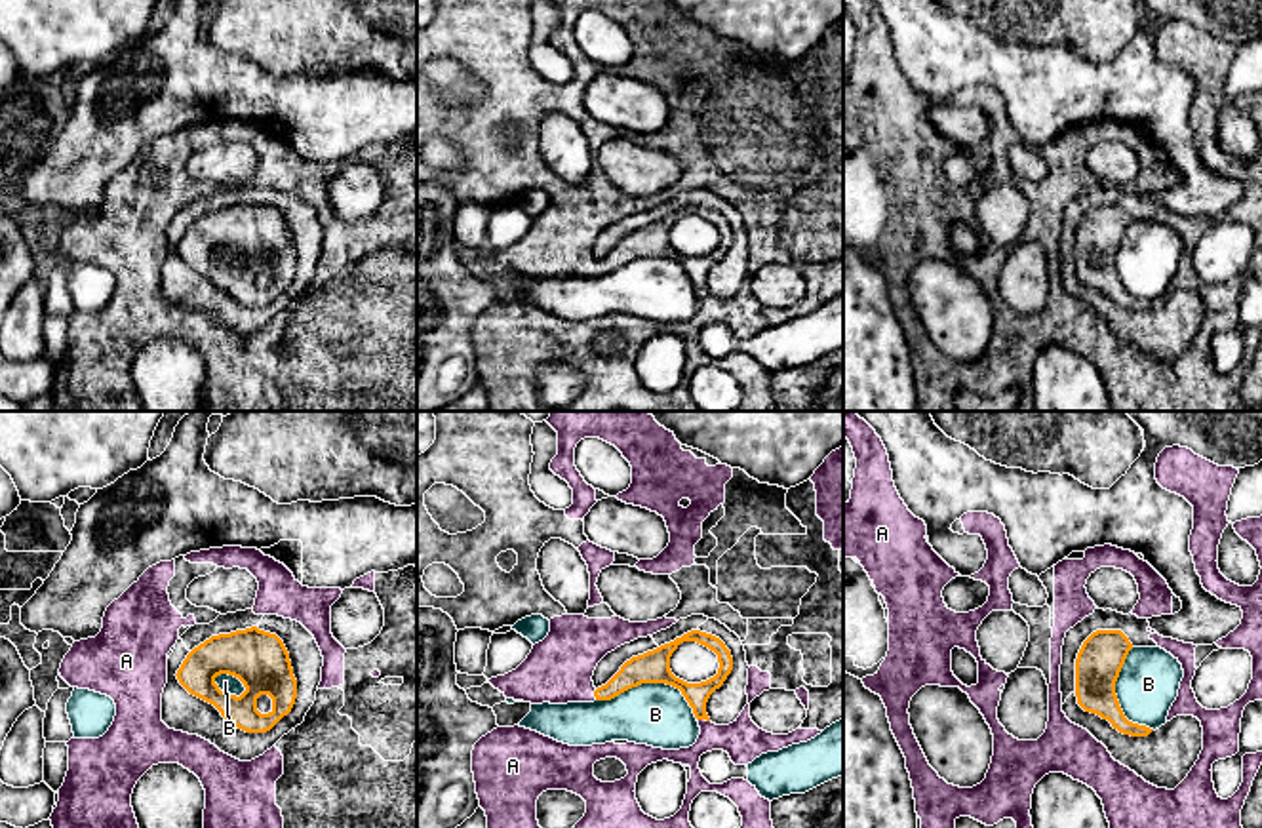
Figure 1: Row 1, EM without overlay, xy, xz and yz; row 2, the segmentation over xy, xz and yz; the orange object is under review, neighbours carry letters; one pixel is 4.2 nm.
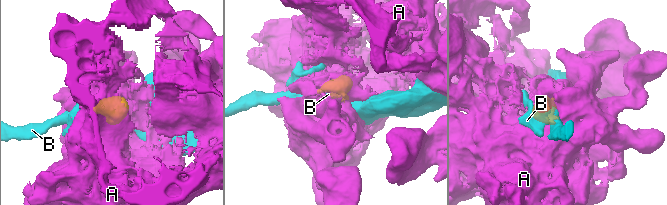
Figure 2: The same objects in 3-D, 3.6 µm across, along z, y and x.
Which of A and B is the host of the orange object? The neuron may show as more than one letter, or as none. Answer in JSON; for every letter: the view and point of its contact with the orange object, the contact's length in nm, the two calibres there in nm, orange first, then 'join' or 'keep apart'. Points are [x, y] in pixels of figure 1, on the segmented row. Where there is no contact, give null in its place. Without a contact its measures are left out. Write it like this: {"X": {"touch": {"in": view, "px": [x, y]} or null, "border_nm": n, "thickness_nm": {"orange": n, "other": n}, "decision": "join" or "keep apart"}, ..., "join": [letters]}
{"A": {"touch": {"in": "xz", "px": [703, 718]}, "border_nm": 60, "thickness_nm": {"orange": 100, "other": 170}, "decision": "join"}, "B": {"touch": {"in": "xz", "px": [651, 682]}, "border_nm": 440, "thickness_nm": {"orange": 140, "other": 260}, "decision": "keep apart"}, "join": ["A"]}

